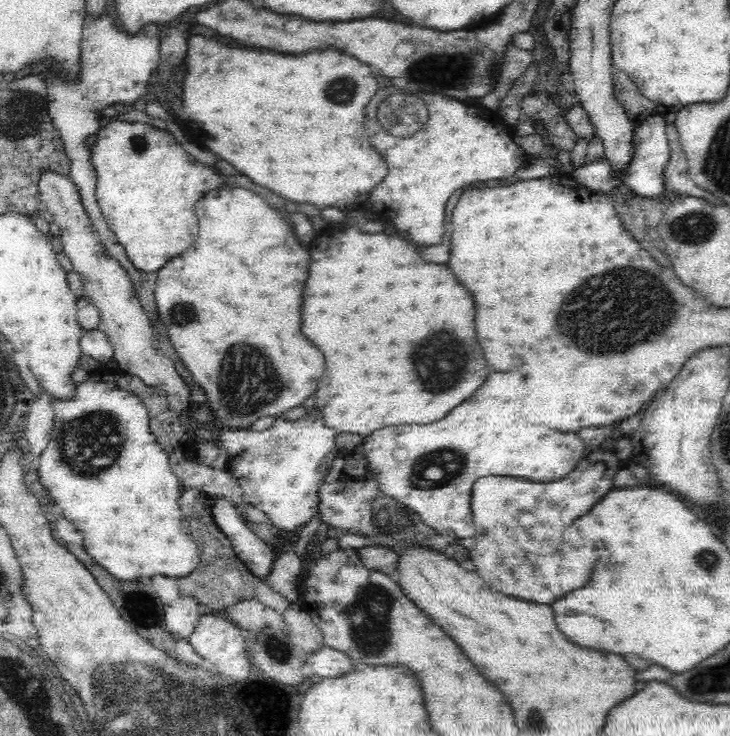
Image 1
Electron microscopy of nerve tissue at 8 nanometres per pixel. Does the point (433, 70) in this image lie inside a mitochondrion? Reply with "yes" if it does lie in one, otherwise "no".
yes

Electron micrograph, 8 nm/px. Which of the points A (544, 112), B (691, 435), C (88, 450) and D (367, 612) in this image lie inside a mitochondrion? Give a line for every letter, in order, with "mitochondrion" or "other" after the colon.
A: mitochondrion
B: other
C: mitochondrion
D: mitochondrion

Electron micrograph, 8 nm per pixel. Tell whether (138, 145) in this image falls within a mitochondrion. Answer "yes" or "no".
yes

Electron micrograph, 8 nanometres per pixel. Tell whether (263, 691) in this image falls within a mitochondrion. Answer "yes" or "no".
no

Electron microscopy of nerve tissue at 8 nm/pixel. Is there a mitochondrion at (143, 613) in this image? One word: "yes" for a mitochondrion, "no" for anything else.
no

